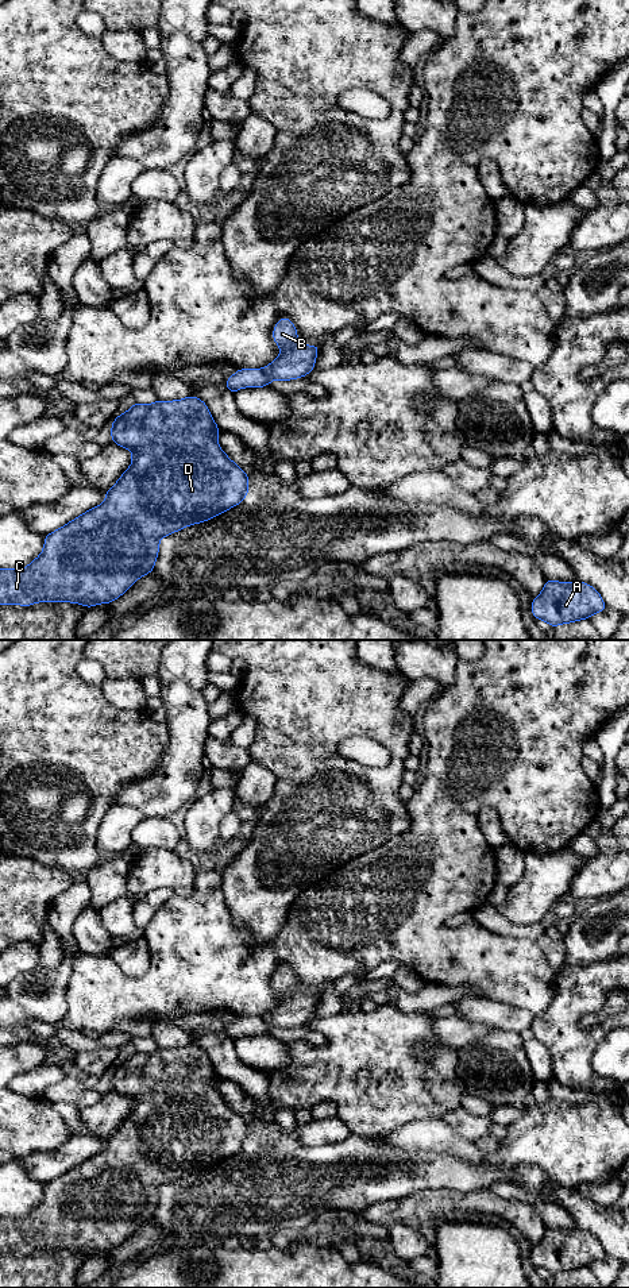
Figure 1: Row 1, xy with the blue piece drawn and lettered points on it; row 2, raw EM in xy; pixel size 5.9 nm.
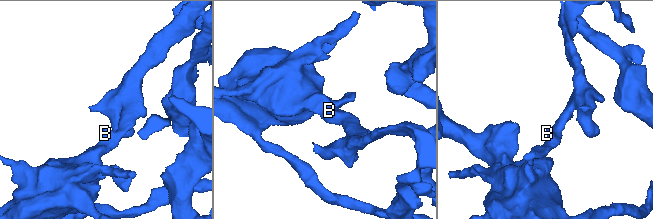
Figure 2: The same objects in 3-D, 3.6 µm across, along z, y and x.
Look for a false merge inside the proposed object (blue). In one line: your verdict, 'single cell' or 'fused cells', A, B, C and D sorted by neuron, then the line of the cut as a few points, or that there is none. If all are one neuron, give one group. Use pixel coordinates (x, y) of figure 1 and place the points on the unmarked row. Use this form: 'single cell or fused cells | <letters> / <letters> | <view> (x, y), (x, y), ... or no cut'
single cell | A B C D | no cut

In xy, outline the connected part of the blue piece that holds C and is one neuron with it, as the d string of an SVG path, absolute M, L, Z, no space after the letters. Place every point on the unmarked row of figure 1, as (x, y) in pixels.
M189 1044L154 1052L132 1052L112 1069L112 1091L132 1099L132 1111L119 1129L105 1139L105 1149L66 1173L45 1184L42 1202L20 1218L0 1216L0 1252L31 1254L35 1250L72 1250L92 1256L111 1252L140 1225L153 1220L159 1188L227 1160L248 1144L248 1122L219 1095L219 1075L207 1052Z

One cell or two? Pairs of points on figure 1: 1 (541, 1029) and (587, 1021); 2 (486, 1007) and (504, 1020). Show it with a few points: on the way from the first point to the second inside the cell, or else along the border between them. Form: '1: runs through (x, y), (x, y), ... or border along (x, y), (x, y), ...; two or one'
1: border along (602, 1015), (585, 1015), (581, 1024); two
2: runs through (490, 1011), (500, 1015); one

